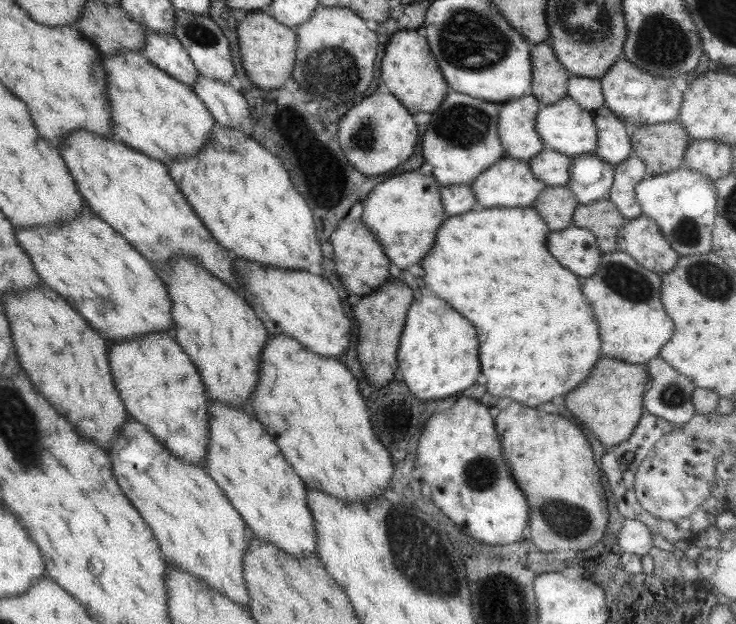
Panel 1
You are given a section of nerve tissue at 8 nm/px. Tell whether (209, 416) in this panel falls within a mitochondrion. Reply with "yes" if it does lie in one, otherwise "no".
no

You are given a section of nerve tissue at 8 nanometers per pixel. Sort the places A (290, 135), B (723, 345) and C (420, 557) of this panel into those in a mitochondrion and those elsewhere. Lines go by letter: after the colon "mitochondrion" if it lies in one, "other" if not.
A: other
B: other
C: mitochondrion

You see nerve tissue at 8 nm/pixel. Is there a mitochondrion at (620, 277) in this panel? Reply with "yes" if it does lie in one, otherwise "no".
yes

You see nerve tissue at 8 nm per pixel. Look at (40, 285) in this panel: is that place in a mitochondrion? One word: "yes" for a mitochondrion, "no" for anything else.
no

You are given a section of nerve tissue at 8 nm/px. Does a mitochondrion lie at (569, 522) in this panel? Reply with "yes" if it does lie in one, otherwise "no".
yes

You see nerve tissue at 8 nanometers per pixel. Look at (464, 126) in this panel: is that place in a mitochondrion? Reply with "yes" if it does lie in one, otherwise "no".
yes

